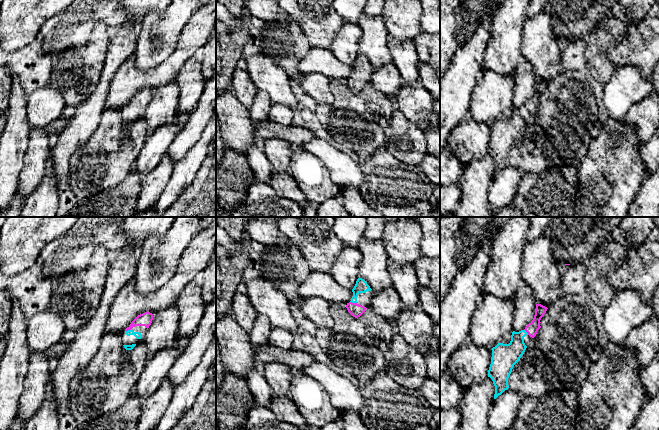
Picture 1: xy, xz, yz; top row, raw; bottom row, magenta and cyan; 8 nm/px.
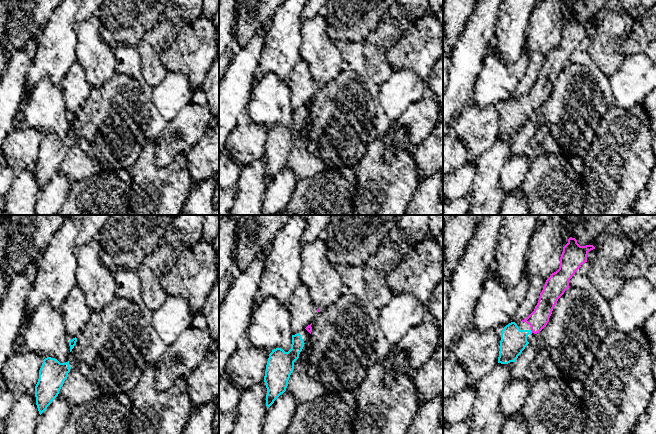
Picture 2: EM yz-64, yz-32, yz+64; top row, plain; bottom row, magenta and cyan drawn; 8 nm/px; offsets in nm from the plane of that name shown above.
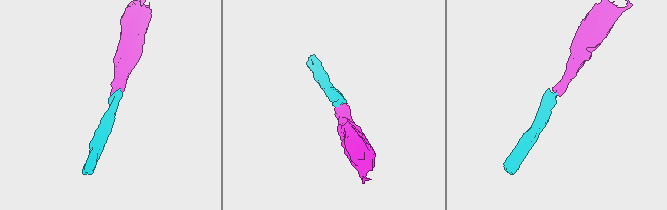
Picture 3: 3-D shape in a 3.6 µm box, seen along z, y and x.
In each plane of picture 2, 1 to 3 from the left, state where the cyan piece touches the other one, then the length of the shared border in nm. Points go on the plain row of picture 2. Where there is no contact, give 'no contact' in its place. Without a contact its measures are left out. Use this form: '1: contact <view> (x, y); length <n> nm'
1: no contact
2: no contact
3: contact yz+64 (531, 106); length 30 nm

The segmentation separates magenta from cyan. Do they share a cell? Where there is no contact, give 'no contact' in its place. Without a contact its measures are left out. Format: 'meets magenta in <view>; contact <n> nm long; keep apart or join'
meets magenta in xz; contact 60 nm long; join

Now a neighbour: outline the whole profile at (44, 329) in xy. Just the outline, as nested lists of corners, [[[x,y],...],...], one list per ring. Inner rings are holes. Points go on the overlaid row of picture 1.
[[[54,311],[35,314],[28,322],[27,342],[31,353],[45,352],[59,342],[65,332],[63,319]]]

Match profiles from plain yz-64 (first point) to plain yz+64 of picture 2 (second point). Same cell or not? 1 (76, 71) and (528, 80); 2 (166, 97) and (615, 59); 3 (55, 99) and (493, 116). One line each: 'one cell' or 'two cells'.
1: one cell
2: two cells
3: two cells

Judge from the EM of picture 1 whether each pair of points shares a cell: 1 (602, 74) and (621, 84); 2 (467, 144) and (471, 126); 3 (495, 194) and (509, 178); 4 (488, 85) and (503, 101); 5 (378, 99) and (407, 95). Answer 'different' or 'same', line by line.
1: different
2: same
3: same
4: same
5: different

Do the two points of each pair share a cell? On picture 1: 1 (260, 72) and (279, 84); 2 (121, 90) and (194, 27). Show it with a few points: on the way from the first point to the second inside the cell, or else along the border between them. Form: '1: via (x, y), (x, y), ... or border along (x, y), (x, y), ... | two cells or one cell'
1: via (265, 73), (274, 81) | one cell
2: via (143, 79), (159, 76), (185, 49) | one cell

